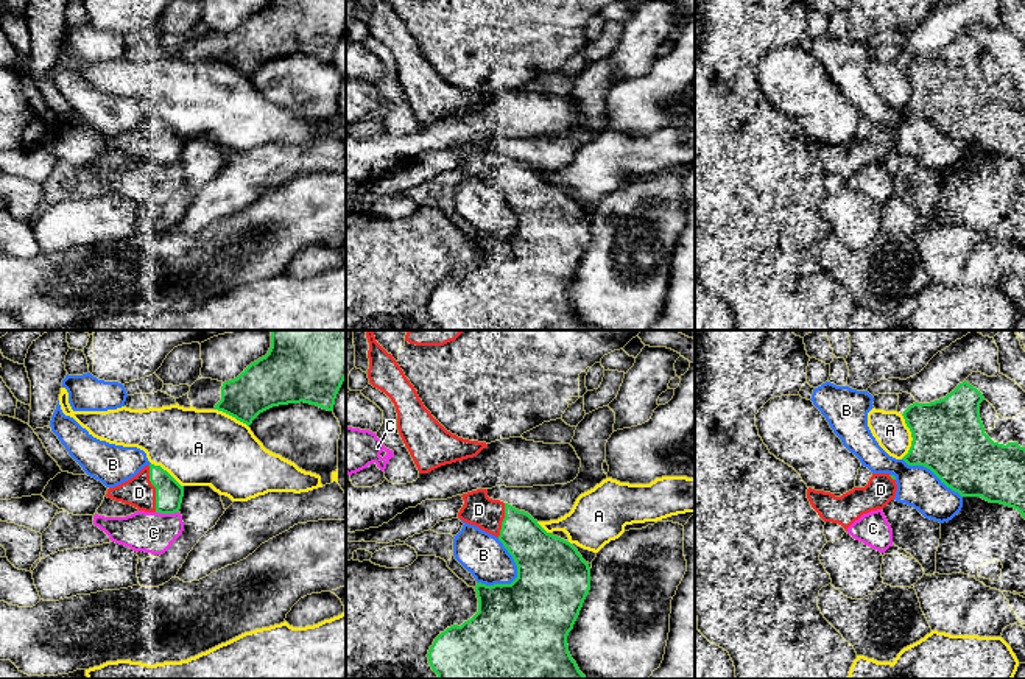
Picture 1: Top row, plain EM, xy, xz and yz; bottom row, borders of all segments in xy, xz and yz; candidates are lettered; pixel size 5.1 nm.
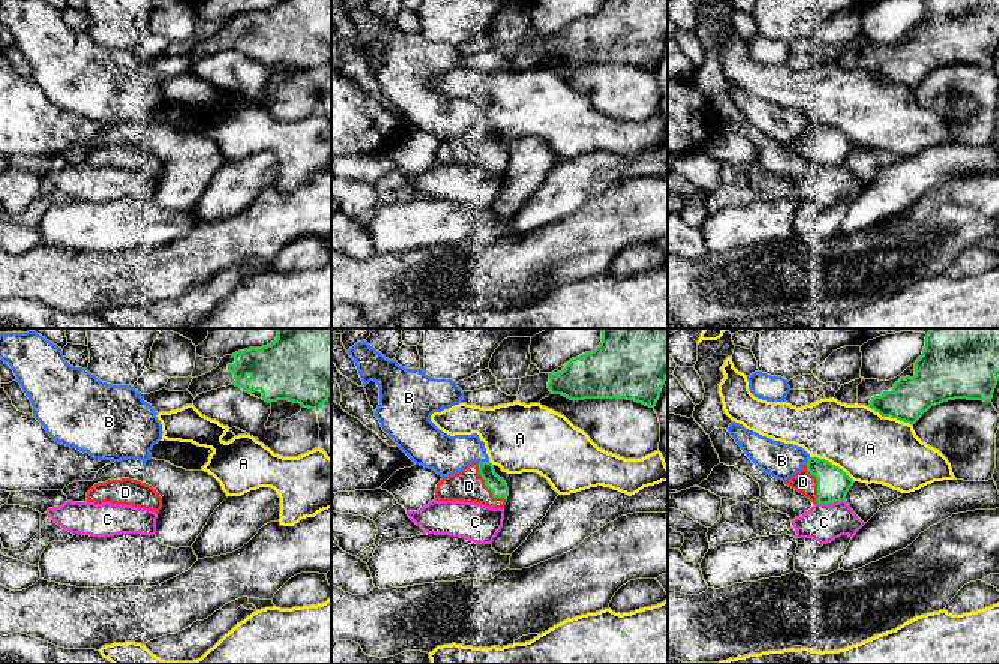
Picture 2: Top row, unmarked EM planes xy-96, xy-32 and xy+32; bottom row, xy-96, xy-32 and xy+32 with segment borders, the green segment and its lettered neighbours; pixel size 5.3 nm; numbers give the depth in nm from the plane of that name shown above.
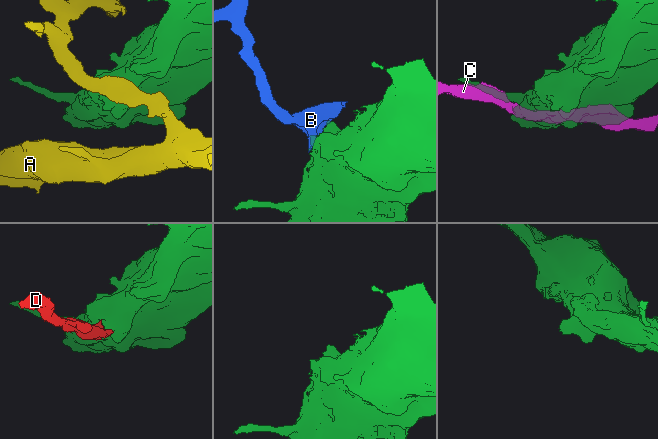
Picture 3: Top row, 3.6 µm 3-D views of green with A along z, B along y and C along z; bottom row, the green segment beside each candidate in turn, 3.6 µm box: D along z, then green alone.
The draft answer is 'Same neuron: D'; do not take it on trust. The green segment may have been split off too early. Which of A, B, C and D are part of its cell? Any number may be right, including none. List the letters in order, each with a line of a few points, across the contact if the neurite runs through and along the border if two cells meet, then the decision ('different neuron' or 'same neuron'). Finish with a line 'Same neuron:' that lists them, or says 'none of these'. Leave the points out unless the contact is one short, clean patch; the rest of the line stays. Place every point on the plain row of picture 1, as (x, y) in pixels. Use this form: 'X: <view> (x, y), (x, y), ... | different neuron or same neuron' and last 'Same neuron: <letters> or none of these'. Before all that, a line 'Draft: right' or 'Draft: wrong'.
Draft: right
A: different neuron
B: different neuron
C: different neuron
D: same neuron
Same neuron: D

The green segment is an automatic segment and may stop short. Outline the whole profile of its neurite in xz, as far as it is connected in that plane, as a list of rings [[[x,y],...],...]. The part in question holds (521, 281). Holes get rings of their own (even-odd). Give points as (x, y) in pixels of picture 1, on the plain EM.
[[[477,140],[461,148],[464,156],[458,170],[495,187],[512,207],[517,229],[511,235],[477,234],[478,263],[461,277],[447,279],[428,301],[428,315],[438,330],[586,330],[569,304],[567,287],[590,241],[589,213],[570,193],[547,184],[528,164],[489,150],[488,140]]]

